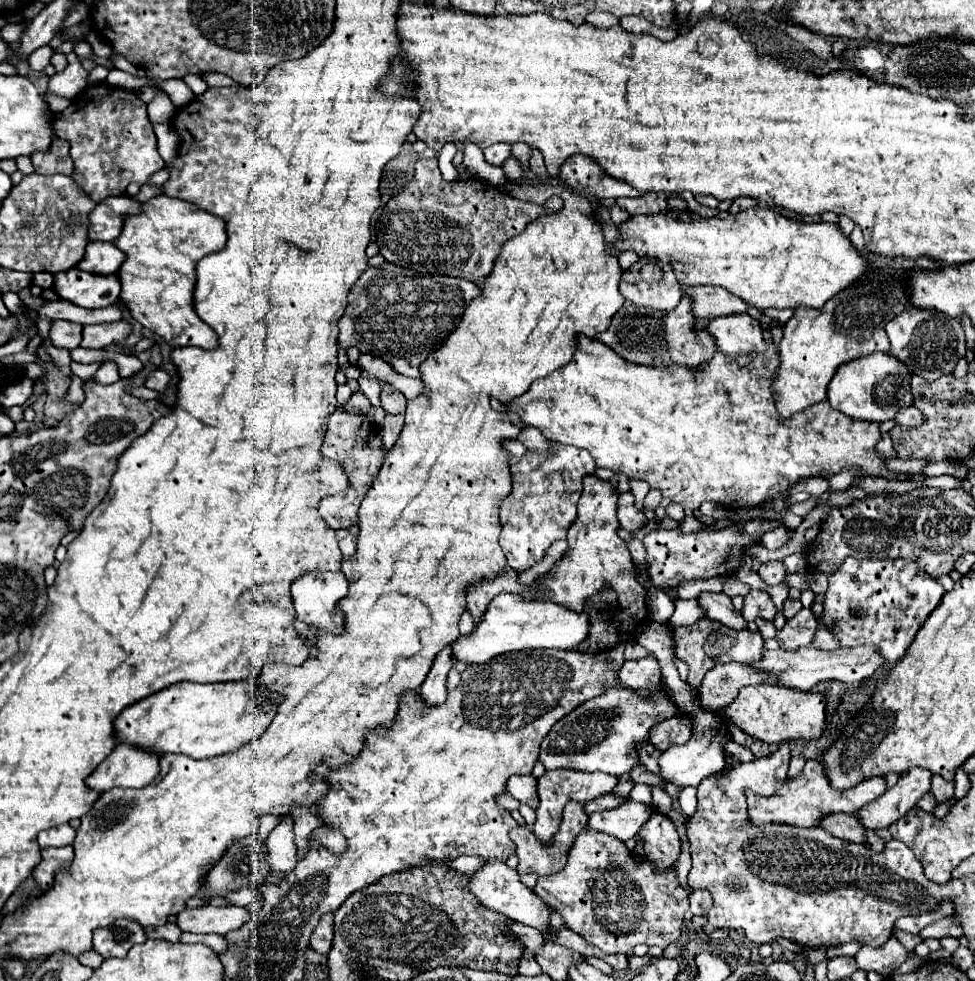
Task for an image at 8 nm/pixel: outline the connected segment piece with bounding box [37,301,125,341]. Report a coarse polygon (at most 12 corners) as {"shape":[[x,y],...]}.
{"shape":[[47,301],[37,309],[43,341],[57,319],[91,325],[121,319],[121,303],[81,309],[69,301]]}

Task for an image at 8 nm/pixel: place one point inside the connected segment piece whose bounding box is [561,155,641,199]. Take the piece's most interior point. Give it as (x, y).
(583, 175)

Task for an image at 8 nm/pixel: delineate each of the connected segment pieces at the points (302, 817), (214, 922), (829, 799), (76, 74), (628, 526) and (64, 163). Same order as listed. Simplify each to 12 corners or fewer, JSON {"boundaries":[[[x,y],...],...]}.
{"boundaries":[[[293,807],[297,859],[309,850],[307,836],[322,826],[311,809]],[[245,907],[185,909],[175,923],[189,933],[225,935],[251,919]],[[809,759],[773,797],[747,789],[749,821],[817,827],[887,791],[883,777],[835,791]],[[74,51],[67,69],[49,79],[49,91],[73,99],[87,87]],[[619,507],[617,517],[625,531],[639,531],[645,519],[635,507]],[[53,141],[49,153],[31,157],[35,173],[69,175],[67,141]]]}

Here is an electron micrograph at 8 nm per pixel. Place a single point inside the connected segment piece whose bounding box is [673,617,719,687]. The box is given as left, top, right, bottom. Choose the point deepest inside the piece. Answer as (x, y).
(689, 641)

